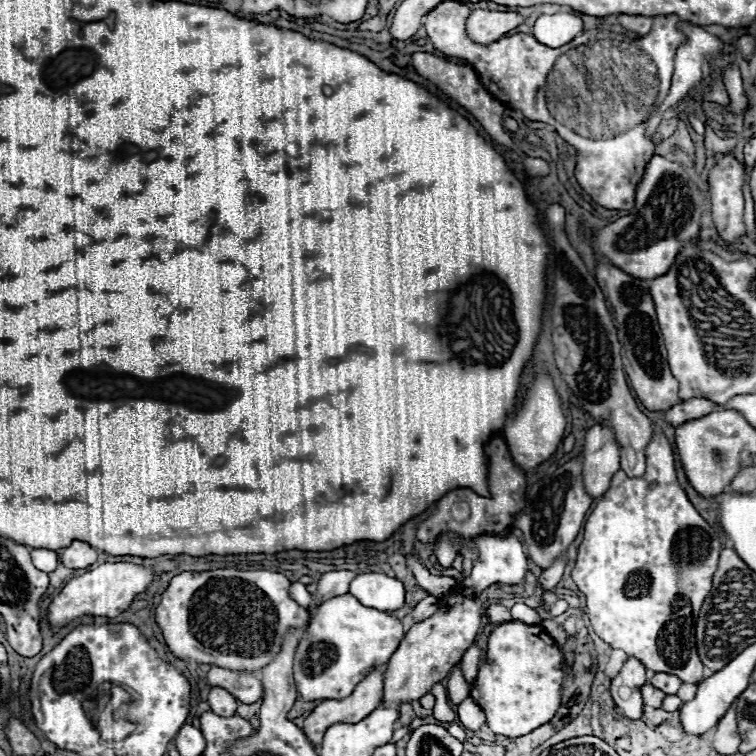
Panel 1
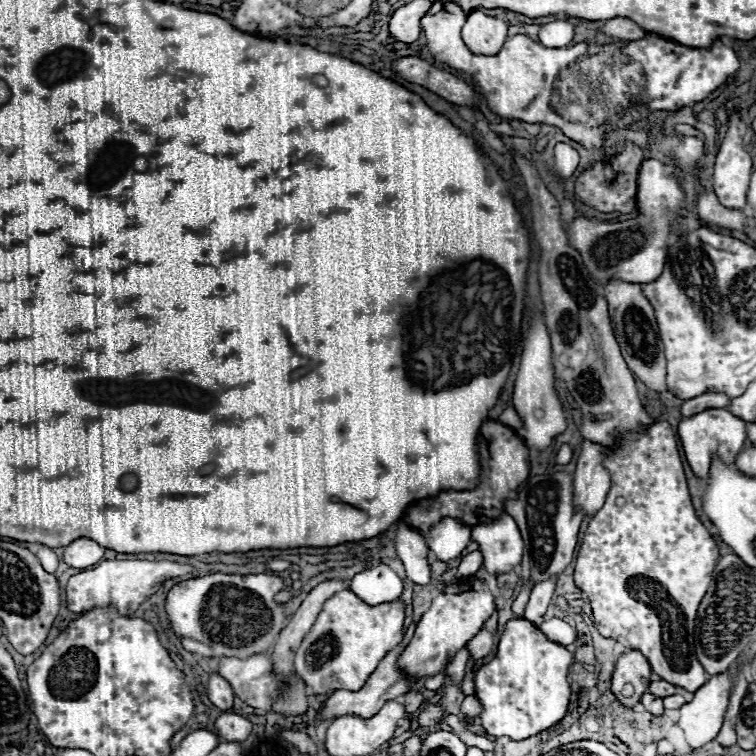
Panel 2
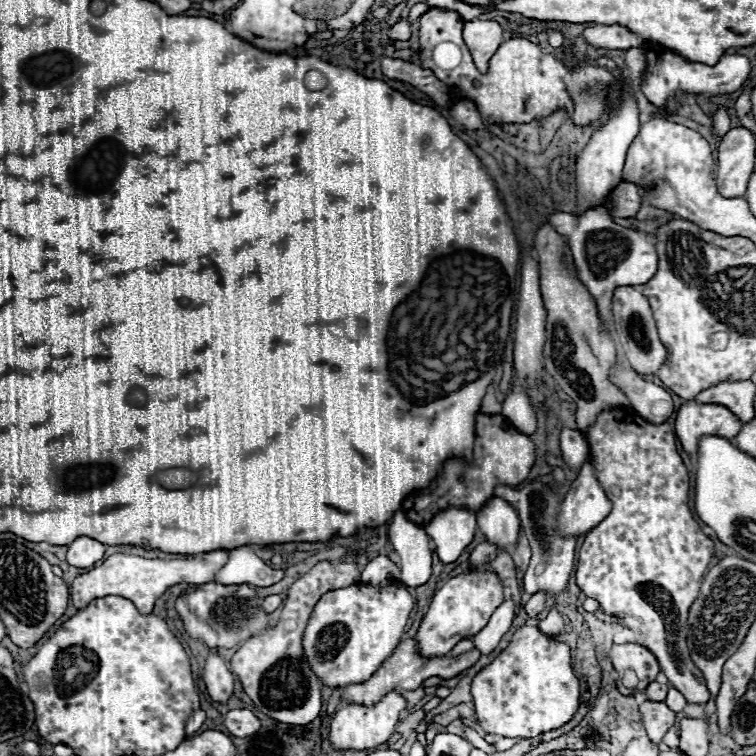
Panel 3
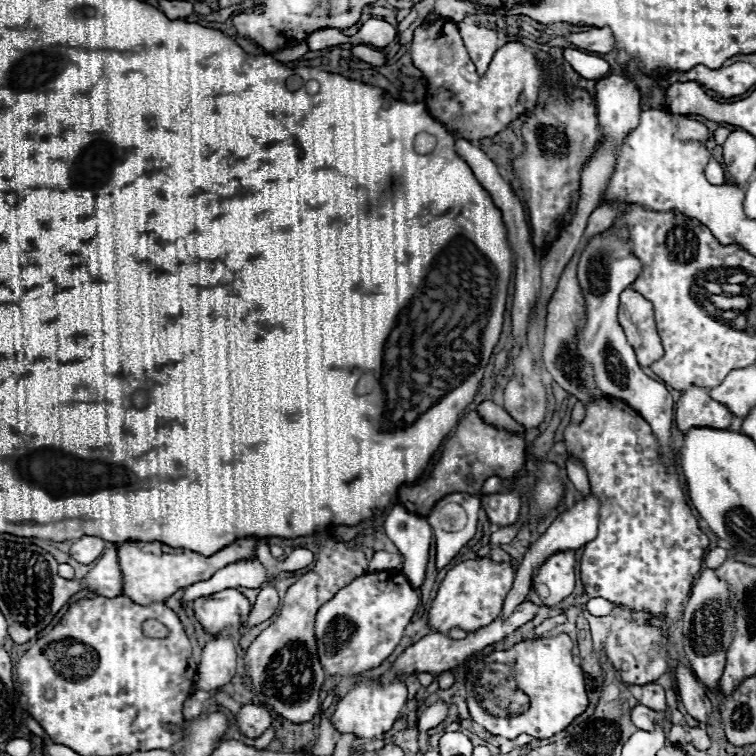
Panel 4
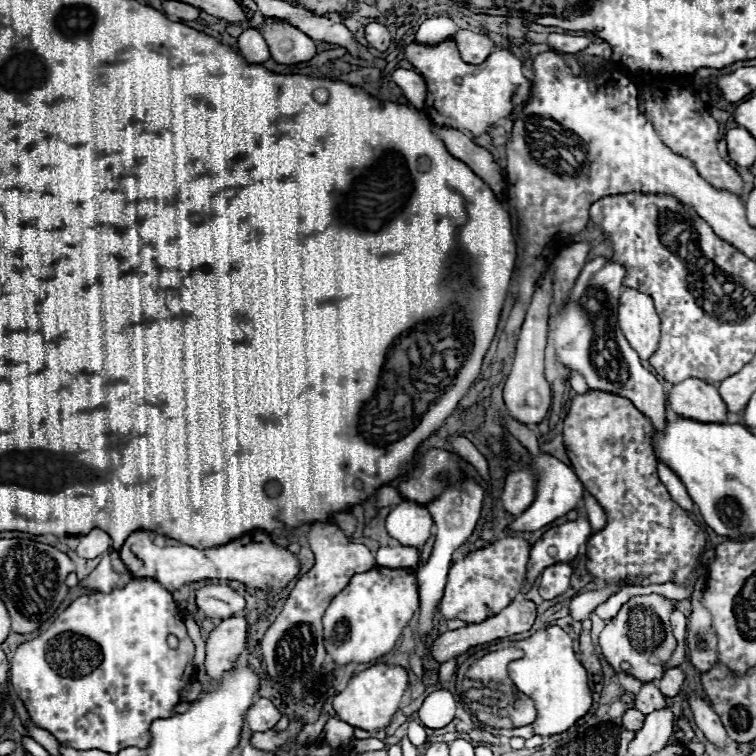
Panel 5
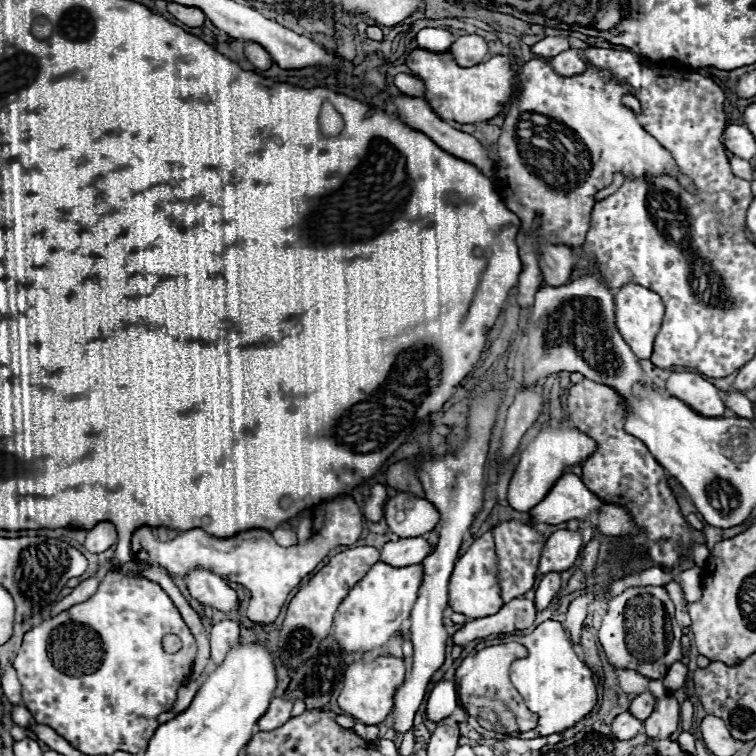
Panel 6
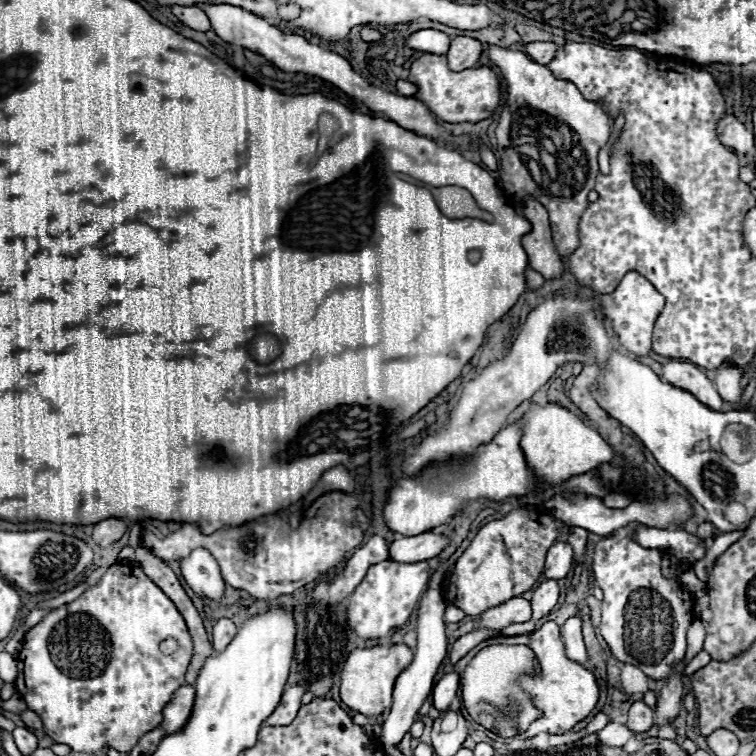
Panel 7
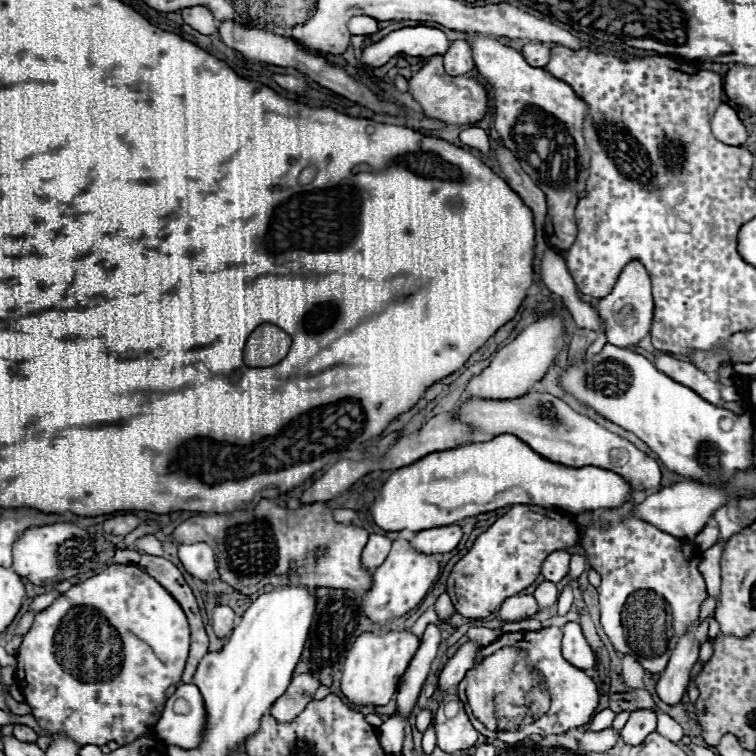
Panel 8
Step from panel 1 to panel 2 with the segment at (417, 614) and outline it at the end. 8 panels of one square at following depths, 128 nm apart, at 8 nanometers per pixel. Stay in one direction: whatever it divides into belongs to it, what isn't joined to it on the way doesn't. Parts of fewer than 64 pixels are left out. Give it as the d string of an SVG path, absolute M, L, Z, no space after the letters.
M412 623L407 627L404 640L382 658L382 662L378 664L378 668L372 672L372 676L366 680L366 684L364 684L360 690L356 690L356 692L352 692L352 690L336 690L336 692L326 700L326 708L324 708L324 712L322 712L324 720L332 720L332 718L342 716L342 714L358 714L358 716L362 716L362 718L372 718L388 700L394 700L394 698L410 692L412 686L414 686L414 680L410 680L410 678L400 670L398 658L400 658L402 650L408 646L415 629L416 623Z

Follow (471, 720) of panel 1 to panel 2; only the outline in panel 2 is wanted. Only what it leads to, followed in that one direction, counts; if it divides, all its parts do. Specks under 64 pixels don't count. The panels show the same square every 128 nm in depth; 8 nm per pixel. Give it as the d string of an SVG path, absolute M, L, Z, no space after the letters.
M466 696L464 702L462 702L462 712L464 712L466 716L474 718L474 716L478 716L478 714L482 712L482 706L480 706L480 702L478 702L474 696Z

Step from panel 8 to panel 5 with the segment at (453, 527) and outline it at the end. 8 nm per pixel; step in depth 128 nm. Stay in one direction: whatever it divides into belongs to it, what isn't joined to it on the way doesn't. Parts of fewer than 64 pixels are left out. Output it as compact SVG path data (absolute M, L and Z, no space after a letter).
M380 546L376 552L376 564L386 568L412 568L418 562L420 554L414 546Z

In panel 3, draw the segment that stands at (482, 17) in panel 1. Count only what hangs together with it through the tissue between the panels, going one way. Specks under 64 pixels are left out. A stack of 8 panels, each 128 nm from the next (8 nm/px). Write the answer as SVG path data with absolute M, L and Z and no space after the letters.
M470 20L464 24L464 42L474 58L476 68L486 74L490 58L502 44L502 28L494 20Z

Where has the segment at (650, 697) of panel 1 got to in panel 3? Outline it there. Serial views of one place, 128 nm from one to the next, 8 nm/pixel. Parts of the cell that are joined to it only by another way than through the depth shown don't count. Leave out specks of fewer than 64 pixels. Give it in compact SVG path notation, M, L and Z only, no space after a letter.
M644 702L640 704L640 716L644 730L648 732L648 738L654 744L660 744L662 736L668 732L668 728L676 722L676 712L670 710L664 702Z

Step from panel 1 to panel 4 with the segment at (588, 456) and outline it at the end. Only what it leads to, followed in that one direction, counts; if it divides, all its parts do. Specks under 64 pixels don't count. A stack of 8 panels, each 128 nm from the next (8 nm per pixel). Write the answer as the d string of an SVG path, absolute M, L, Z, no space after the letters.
M596 496L582 498L580 502L574 504L572 510L560 514L560 516L550 524L550 528L530 546L530 550L524 554L524 560L522 560L520 566L518 566L514 586L512 586L512 590L510 590L508 596L506 596L506 602L504 602L504 608L502 608L502 614L500 614L500 616L512 614L512 612L514 612L514 606L518 606L518 604L522 604L522 602L526 600L528 592L532 590L532 576L534 576L534 570L536 570L538 566L542 566L552 554L556 554L556 552L566 552L566 550L578 550L578 548L582 548L586 542L590 542L590 540L596 538L598 506L600 506L600 502L598 502Z

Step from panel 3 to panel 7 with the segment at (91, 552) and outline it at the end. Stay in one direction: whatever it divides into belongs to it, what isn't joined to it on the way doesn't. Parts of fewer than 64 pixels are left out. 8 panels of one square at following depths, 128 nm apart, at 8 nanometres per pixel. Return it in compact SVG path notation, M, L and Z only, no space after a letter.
M108 518L102 520L100 524L94 524L94 532L92 538L96 544L100 544L102 548L112 546L116 540L122 538L122 534L128 530L128 522L120 520L120 518Z

